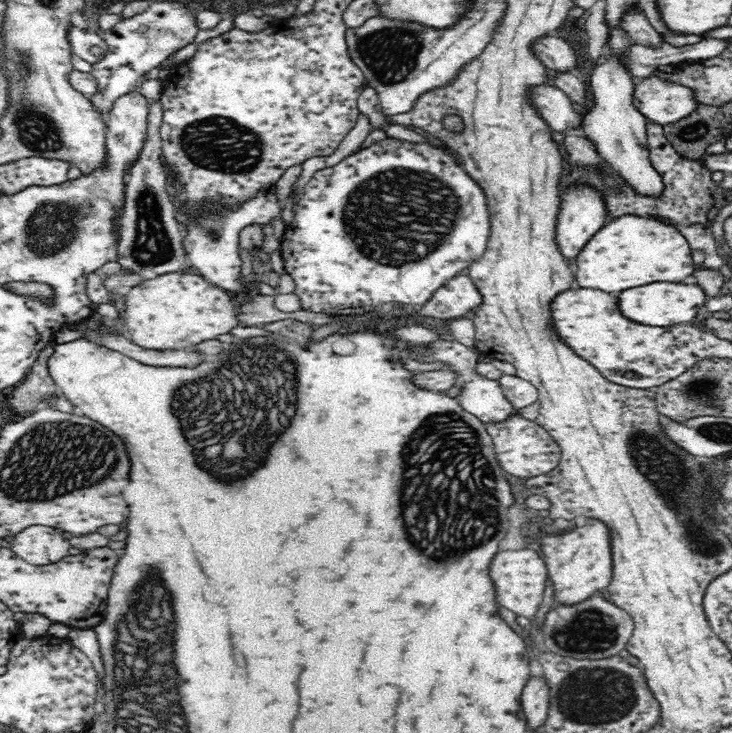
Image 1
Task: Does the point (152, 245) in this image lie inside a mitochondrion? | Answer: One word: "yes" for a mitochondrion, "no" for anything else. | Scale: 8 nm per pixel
yes

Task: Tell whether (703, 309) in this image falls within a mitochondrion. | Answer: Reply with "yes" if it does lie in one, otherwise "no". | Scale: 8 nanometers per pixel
no

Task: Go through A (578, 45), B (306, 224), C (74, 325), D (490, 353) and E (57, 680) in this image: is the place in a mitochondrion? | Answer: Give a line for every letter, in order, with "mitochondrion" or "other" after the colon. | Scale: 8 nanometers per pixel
A: other
B: other
C: other
D: other
E: other

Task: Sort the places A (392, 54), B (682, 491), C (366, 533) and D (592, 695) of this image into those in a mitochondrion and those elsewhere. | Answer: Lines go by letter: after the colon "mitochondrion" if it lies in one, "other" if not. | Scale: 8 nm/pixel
A: mitochondrion
B: mitochondrion
C: other
D: mitochondrion

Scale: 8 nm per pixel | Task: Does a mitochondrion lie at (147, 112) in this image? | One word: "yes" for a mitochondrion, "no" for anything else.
no

